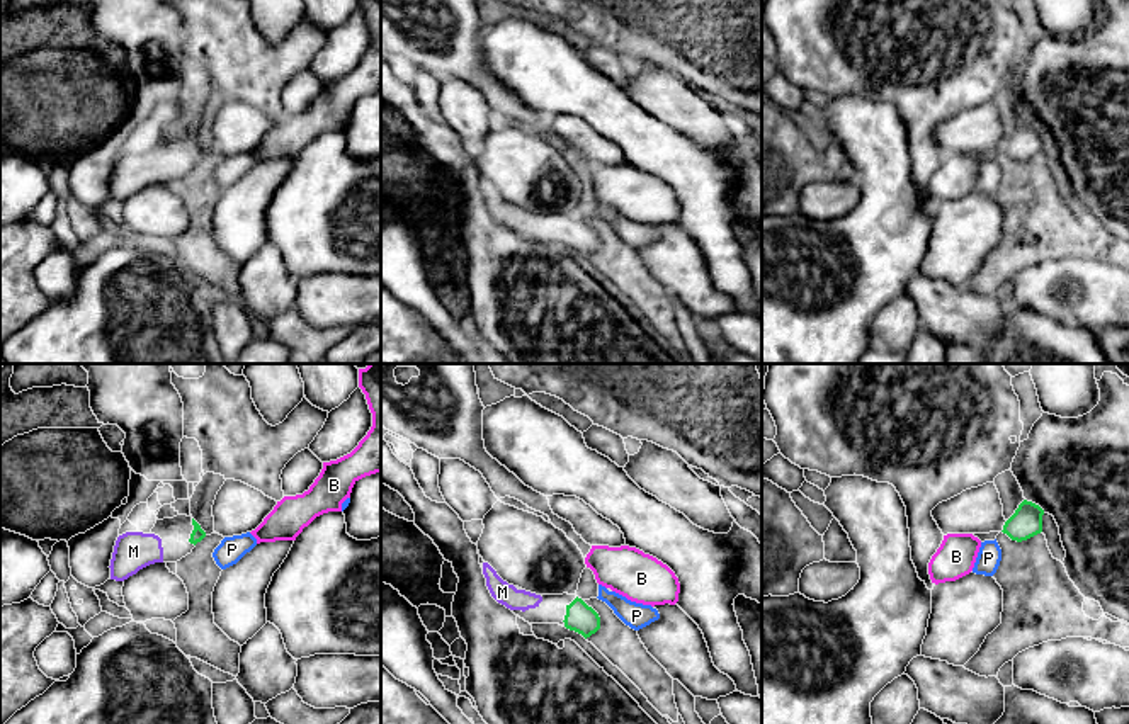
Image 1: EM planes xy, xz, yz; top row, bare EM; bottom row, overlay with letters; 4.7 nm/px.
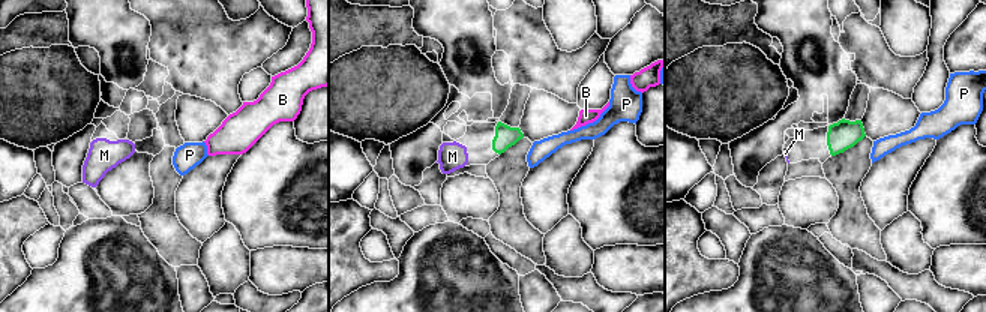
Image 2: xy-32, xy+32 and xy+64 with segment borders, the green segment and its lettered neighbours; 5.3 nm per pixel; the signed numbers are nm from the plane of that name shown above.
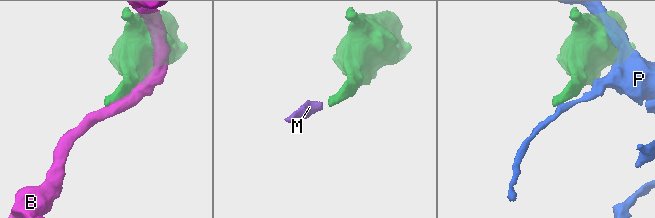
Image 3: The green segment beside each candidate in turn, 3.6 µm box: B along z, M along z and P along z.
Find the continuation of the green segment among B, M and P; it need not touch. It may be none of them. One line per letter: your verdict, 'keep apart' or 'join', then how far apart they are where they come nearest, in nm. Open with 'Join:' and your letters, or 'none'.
Join: M
B: keep apart; gap 110 nm
M: join; gap 120 nm
P: keep apart; gap 50 nm

